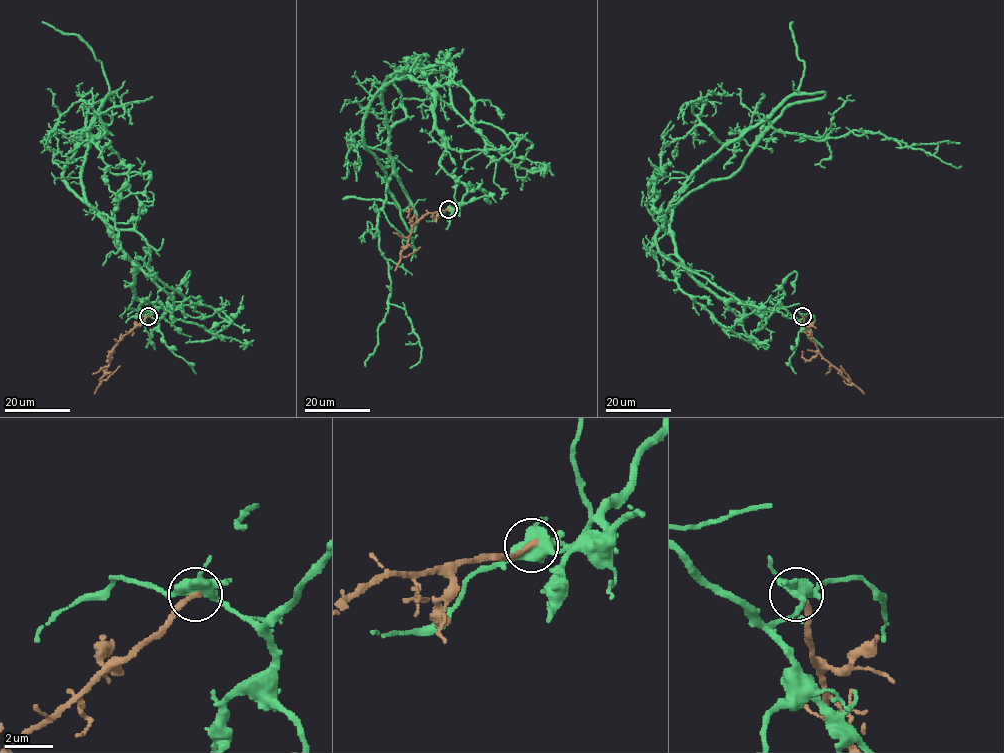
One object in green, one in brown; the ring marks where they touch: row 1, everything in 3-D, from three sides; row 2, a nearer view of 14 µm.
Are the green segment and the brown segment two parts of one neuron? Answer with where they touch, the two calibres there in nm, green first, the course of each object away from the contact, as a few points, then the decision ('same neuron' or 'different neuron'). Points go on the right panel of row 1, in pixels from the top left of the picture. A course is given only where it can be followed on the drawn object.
at (802, 316); 550 nm thick on the green side, 240 nm on the other; green runs (802, 315), (725, 301), (677, 254), (667, 208), (703, 163), (767, 121), (825, 140), (881, 133), (961, 165); brown runs (802, 315), (806, 333), (815, 343), (818, 353), (850, 381), (841, 366); different neuron

